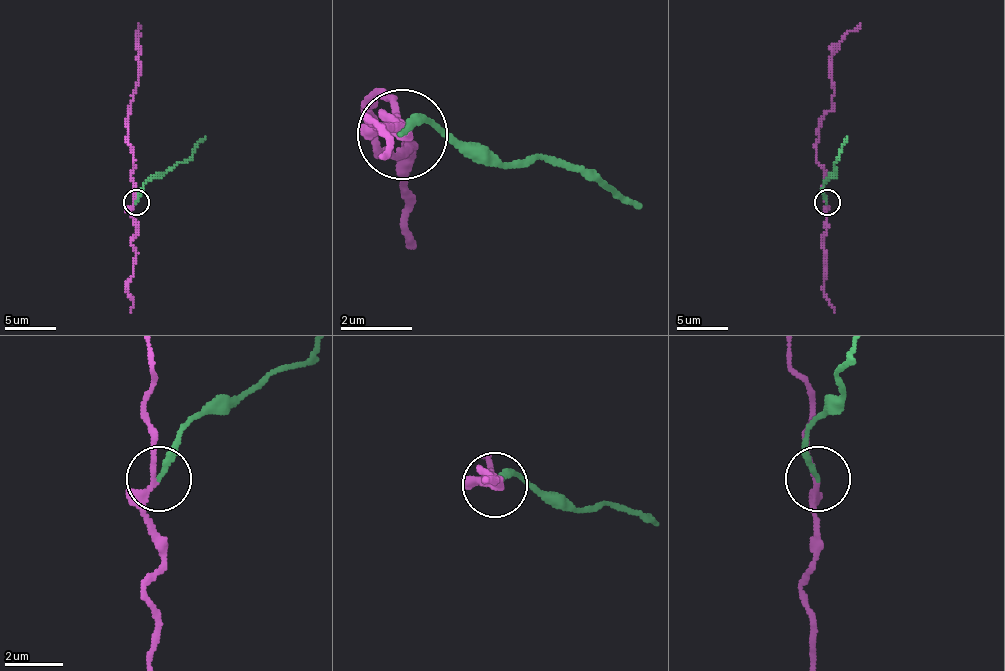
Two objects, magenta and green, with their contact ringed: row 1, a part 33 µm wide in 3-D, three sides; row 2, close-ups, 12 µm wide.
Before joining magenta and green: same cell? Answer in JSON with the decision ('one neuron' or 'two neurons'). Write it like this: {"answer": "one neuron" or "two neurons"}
{"answer": "two neurons"}

